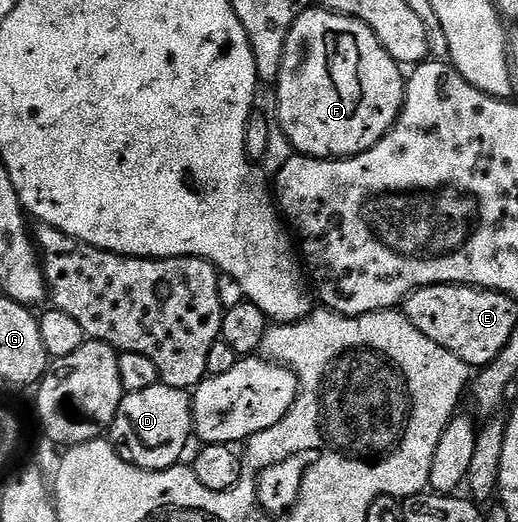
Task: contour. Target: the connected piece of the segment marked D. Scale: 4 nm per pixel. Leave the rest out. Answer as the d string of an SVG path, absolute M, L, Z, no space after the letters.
M161 383L147 387L144 391L125 394L108 430L110 444L122 458L135 465L137 469L171 469L185 458L182 456L186 453L186 444L192 441L194 420L190 399L191 394L187 390L168 387Z

